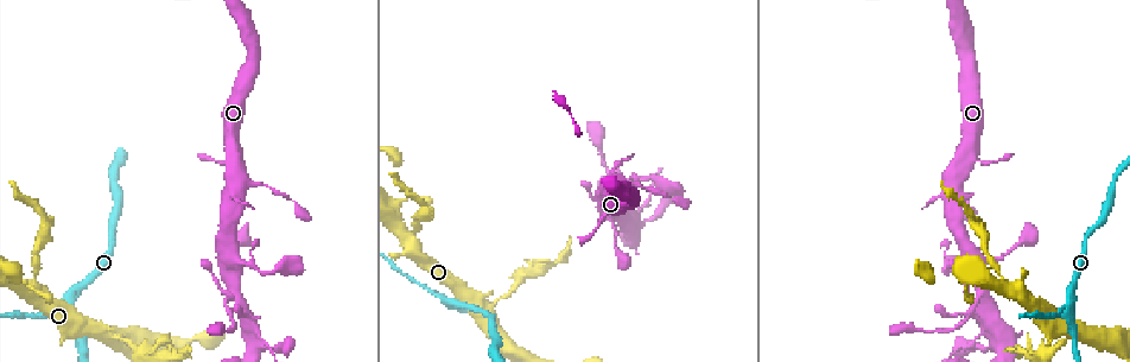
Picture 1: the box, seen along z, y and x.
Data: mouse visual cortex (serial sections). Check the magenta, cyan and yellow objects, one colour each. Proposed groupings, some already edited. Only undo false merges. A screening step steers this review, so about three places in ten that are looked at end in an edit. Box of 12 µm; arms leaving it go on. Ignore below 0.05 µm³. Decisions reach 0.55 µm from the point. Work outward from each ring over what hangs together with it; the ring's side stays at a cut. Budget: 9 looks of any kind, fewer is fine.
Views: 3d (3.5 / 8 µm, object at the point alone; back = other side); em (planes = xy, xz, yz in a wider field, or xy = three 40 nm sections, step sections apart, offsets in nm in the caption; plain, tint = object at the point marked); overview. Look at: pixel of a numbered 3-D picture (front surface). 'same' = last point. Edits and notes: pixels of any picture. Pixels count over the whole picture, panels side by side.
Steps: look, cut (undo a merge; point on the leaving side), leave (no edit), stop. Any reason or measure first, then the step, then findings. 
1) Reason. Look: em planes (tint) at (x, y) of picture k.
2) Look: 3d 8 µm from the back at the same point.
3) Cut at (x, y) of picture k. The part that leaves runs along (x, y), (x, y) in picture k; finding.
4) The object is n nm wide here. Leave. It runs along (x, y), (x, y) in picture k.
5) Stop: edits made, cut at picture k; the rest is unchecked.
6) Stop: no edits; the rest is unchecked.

Two arms in line, one across. Look: 3d 3.5 µm at (1009, 287) of picture 1.

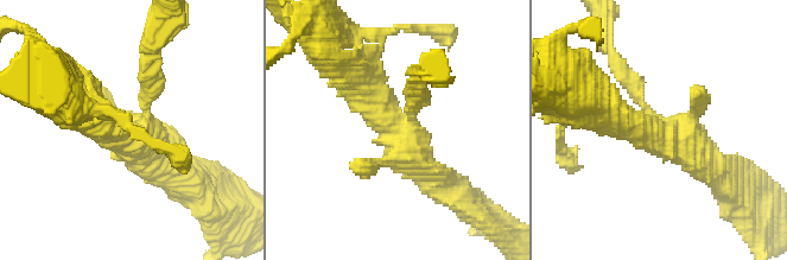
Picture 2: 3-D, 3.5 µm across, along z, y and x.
Need the tissue. Look: em xy step 2 (tint) at (666, 132) of picture 2.

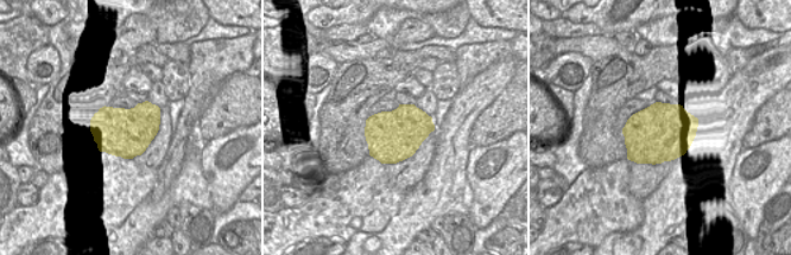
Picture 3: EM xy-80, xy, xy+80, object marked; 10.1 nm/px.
Cut at (153, 68) of picture 2. The part that leaves runs along (145, 97), (148, 43), (156, 32) in picture 2; a second cell is stuck on.

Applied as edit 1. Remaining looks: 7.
Look: overview.

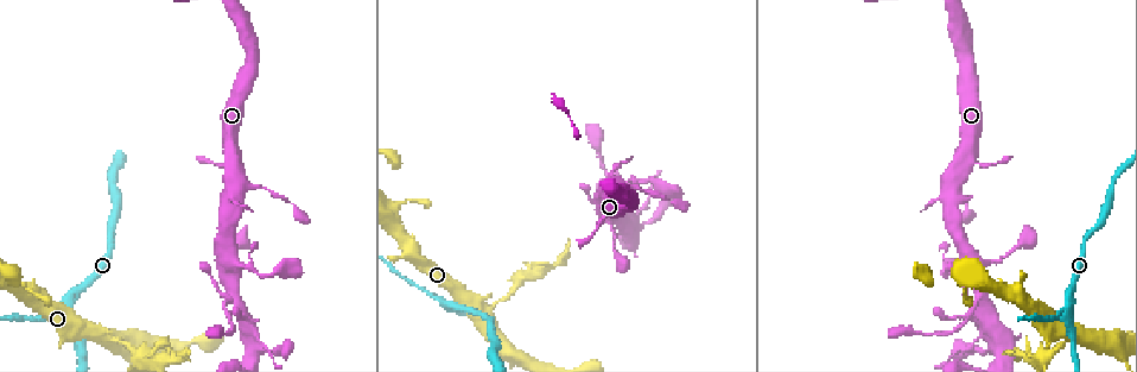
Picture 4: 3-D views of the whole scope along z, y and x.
Two arms in line, one across. Look: 3d 3.5 µm at (1052, 351) of picture 4.

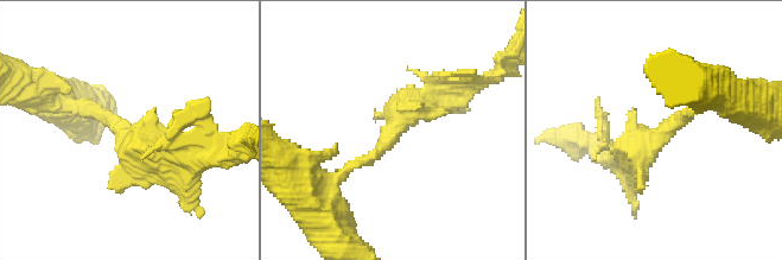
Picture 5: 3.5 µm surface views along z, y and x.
Look: em xy step 5 (tint) at (389, 134) of picture 5.

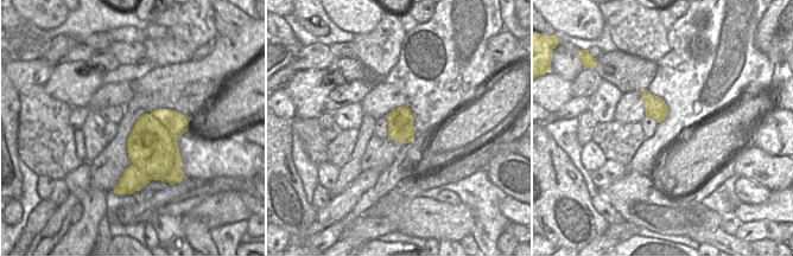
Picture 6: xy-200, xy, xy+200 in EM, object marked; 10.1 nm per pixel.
Look: em xy step 2 (tint) at the same point.

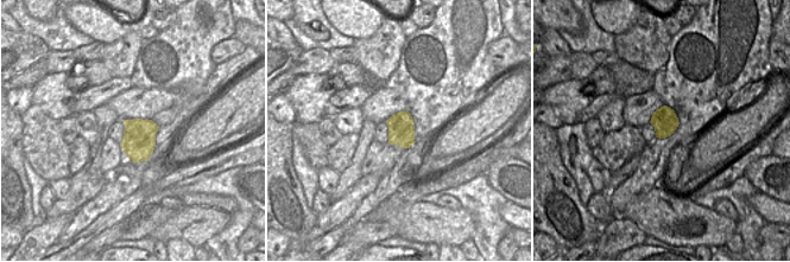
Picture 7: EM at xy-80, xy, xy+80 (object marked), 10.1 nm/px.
The object is 260 nm wide here. Cut at (644, 146) of picture 5. The part that leaves runs along (675, 125), (617, 158) in picture 5; a second cell is stuck on.

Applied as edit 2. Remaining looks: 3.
Look: overview.

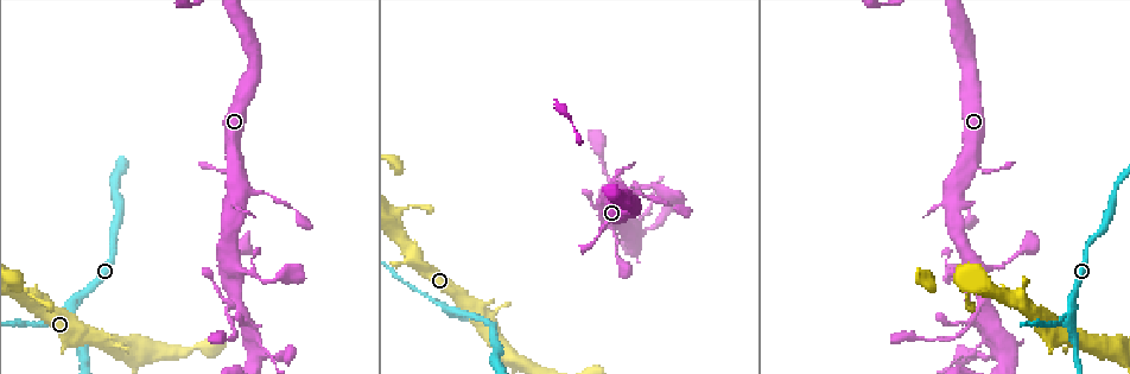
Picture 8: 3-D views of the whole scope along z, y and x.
Three arms meet. Look: 3d 8 µm at (452, 312) of picture 8.

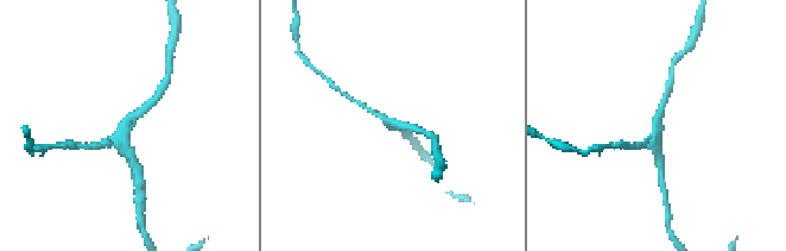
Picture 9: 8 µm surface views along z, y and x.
Shape alone is not enough. Look: em xy step 2 (tint) at (128, 129) of picture 9.

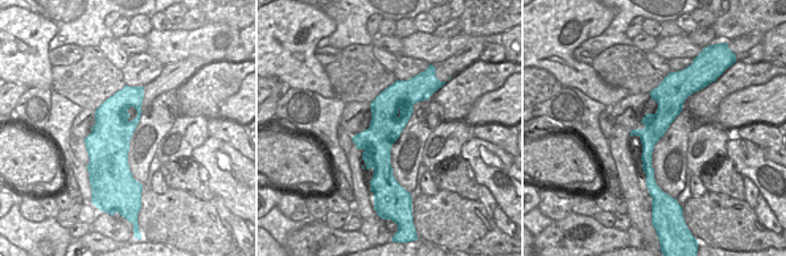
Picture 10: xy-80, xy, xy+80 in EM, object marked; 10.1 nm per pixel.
The arms are 150, 250, 250 nm wide. Leave. It runs along (149, 105), (126, 130), (133, 164) in picture 9; one cell here.

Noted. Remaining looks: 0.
Stop: edits made, cut at picture 2, cut at picture 5; the rest is unchecked.

